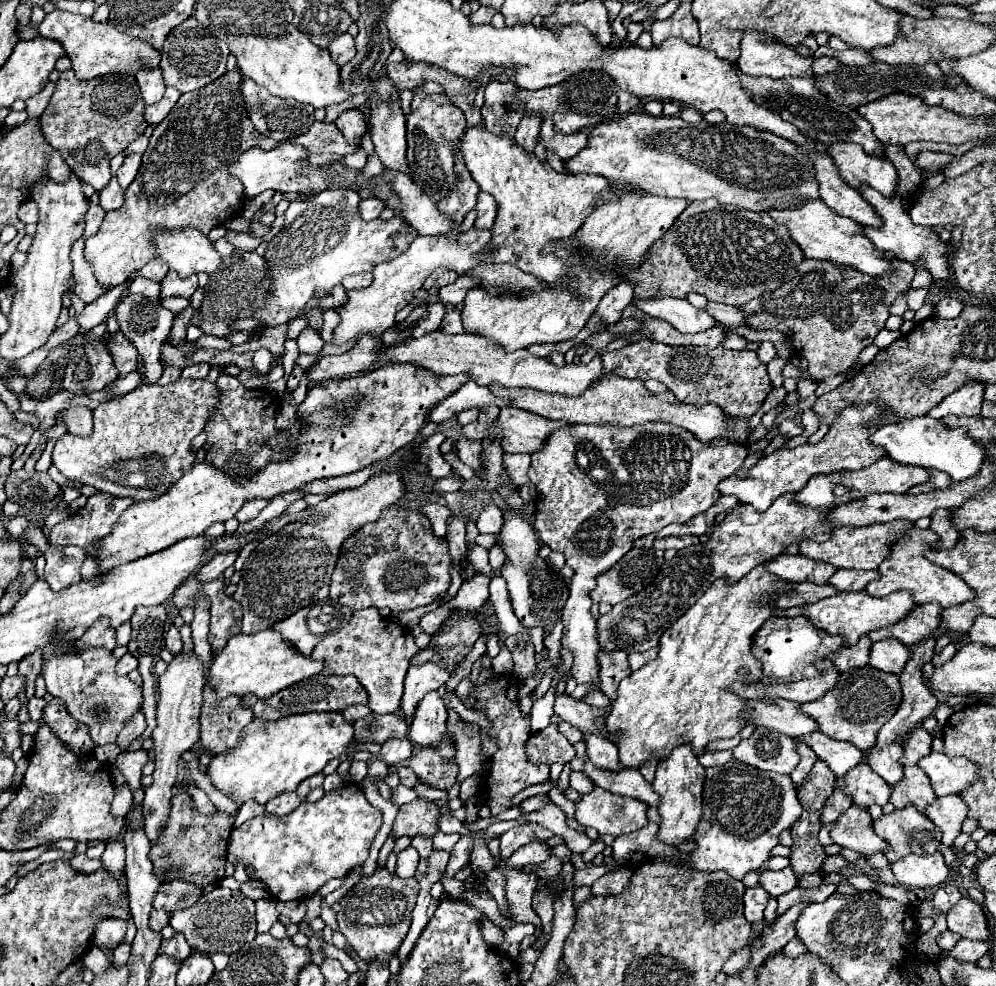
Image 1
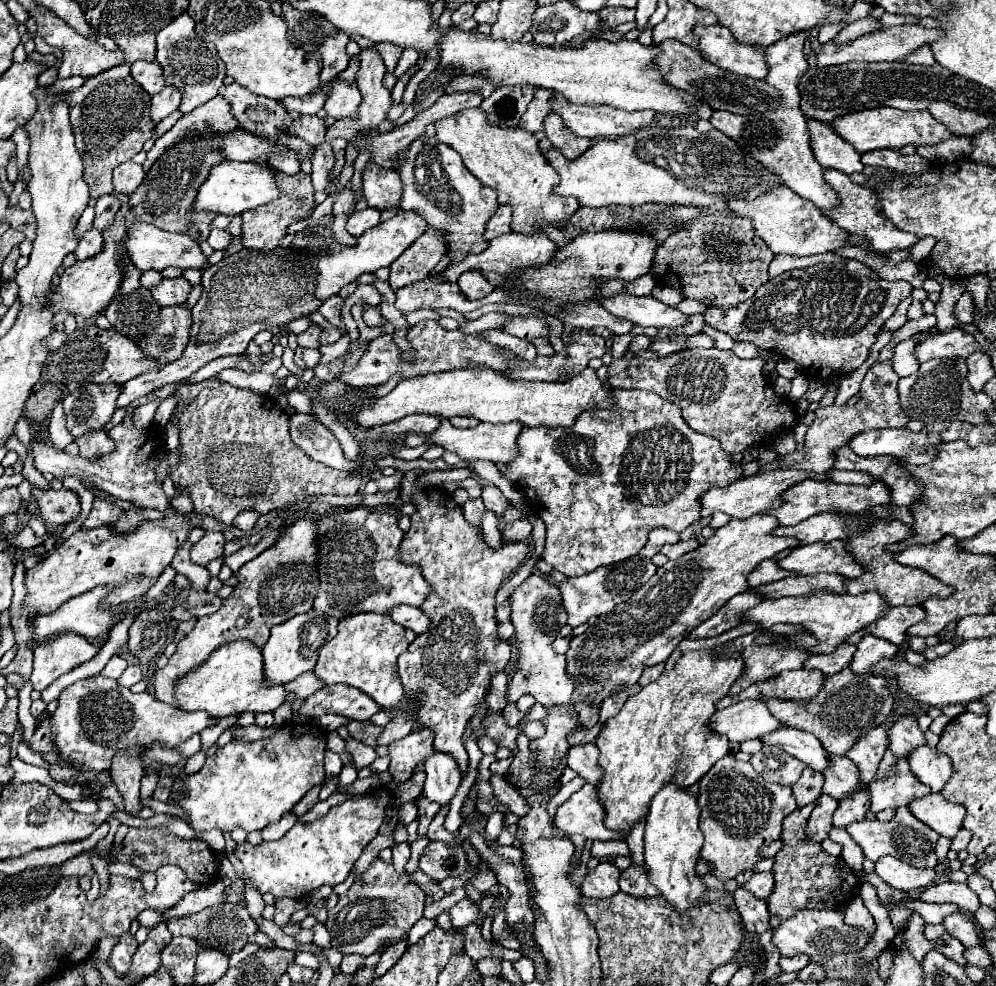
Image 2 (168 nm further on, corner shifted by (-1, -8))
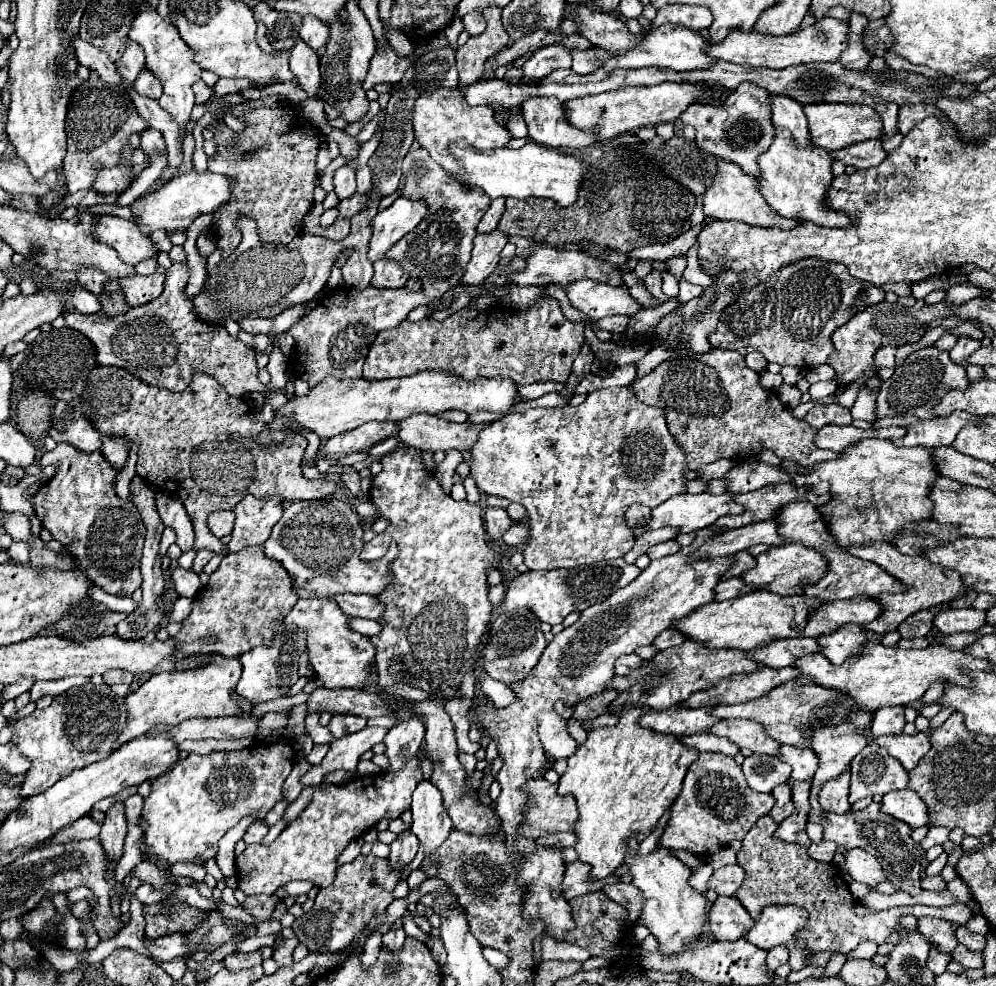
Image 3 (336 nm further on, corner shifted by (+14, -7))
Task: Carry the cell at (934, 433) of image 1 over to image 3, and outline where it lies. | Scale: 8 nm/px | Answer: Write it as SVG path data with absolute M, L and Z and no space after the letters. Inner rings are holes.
M827 425L817 429L815 435L815 445L819 449L831 449L835 453L841 453L847 445L853 445L861 439L867 437L877 437L877 439L893 439L905 435L905 429L901 427L887 427L887 429L857 429L853 425L839 427L839 425Z

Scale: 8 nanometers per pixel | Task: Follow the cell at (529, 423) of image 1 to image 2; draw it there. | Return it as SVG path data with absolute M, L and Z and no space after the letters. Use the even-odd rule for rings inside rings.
M442 420L440 428L428 436L432 444L442 446L444 450L456 452L462 460L490 460L494 464L508 464L516 458L516 436L524 430L522 424L518 422L508 422L508 424L490 424L490 422L480 422L476 428L454 428L448 420Z

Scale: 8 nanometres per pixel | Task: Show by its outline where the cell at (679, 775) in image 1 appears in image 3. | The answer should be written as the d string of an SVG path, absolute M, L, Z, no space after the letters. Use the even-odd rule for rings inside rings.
M657 847L653 853L645 857L629 855L625 863L629 865L629 871L633 873L633 885L645 897L645 905L641 909L639 921L657 939L659 951L663 955L679 955L687 951L691 943L701 939L701 935L705 933L705 921L707 921L705 895L697 893L687 883L691 869L685 863L681 863L677 857L669 855L669 849L663 849L663 847Z

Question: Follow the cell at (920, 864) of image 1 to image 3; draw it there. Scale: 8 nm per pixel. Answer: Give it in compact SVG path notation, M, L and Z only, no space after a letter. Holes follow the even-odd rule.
M847 849L843 853L843 859L845 861L843 861L841 869L847 871L855 881L865 883L869 887L875 887L877 883L885 881L879 861L865 849Z

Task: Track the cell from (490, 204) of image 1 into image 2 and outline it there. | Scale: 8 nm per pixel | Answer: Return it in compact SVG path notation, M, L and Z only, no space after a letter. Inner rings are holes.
M498 206L498 210L492 214L492 218L486 224L484 240L492 240L492 238L496 238L500 234L510 232L510 220L512 220L512 208Z

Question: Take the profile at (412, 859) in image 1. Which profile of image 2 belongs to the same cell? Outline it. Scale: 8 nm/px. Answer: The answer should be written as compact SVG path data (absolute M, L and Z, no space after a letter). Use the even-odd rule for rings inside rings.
M402 842L398 846L392 848L392 854L394 854L394 868L396 872L406 872L406 864L410 860L410 844L408 842Z

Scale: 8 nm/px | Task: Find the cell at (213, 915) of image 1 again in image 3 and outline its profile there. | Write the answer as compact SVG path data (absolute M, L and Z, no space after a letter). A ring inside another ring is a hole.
M163 899L153 905L143 905L143 917L147 921L145 935L159 939L177 931L191 933L203 921L205 913L179 899Z

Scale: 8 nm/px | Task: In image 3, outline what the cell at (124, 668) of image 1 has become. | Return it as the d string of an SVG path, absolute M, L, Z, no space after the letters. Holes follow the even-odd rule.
M109 671L109 673L103 675L103 679L105 679L107 685L115 685L115 683L127 683L127 685L131 685L133 673L129 673L129 671Z

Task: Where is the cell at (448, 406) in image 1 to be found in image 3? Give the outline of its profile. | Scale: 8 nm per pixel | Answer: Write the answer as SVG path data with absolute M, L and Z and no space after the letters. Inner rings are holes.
M369 421L369 423L363 423L361 427L353 429L353 431L347 431L347 433L341 433L341 435L335 435L331 439L327 439L327 443L317 451L315 459L313 461L305 461L303 459L303 465L317 465L317 459L319 457L327 457L327 459L341 459L349 453L357 453L357 451L367 451L369 447L373 447L375 443L391 437L391 435L397 435L397 423L393 421Z

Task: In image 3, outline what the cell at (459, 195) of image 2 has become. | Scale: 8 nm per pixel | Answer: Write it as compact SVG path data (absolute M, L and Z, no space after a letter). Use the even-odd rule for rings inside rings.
M425 149L409 151L403 161L403 173L407 179L403 195L409 199L427 201L429 213L413 231L403 235L399 243L385 253L385 259L399 259L401 267L409 271L409 279L421 281L421 291L425 291L425 297L439 299L461 281L461 271L465 271L465 263L469 263L477 225L489 209L491 199L483 191L465 189L451 181L443 167L437 165Z

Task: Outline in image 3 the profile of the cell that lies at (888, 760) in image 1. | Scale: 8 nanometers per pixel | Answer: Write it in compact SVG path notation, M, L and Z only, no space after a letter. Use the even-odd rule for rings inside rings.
M841 723L841 725L837 725L837 727L809 727L809 729L807 729L807 727L801 727L801 731L805 731L805 735L807 735L807 739L809 739L809 749L813 749L813 751L817 753L817 759L819 759L819 769L817 769L817 773L815 773L815 777L813 777L811 797L809 797L809 801L811 801L811 813L815 813L815 815L811 815L809 821L821 823L821 817L817 817L817 815L821 815L821 813L819 813L821 805L819 805L819 801L817 801L817 791L821 789L821 785L823 785L825 781L829 781L829 779L833 779L833 777L837 777L837 775L841 775L843 771L849 769L853 757L867 745L867 739L865 739L865 735L859 733L859 731L855 729L855 725L851 725L851 723Z

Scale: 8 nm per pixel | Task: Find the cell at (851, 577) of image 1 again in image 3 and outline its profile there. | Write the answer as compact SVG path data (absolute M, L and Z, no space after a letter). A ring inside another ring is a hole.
M733 577L733 579L725 579L725 581L719 581L717 587L715 587L715 599L717 601L725 601L725 599L735 599L737 595L745 595L749 593L751 589L739 579L739 577Z

